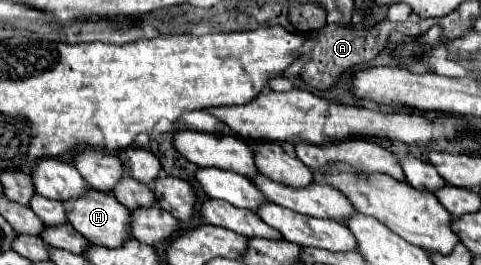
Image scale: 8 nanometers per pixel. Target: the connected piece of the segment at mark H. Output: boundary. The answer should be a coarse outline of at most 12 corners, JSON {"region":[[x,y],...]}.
{"region":[[89,189],[67,199],[67,223],[87,241],[121,247],[129,209]]}

